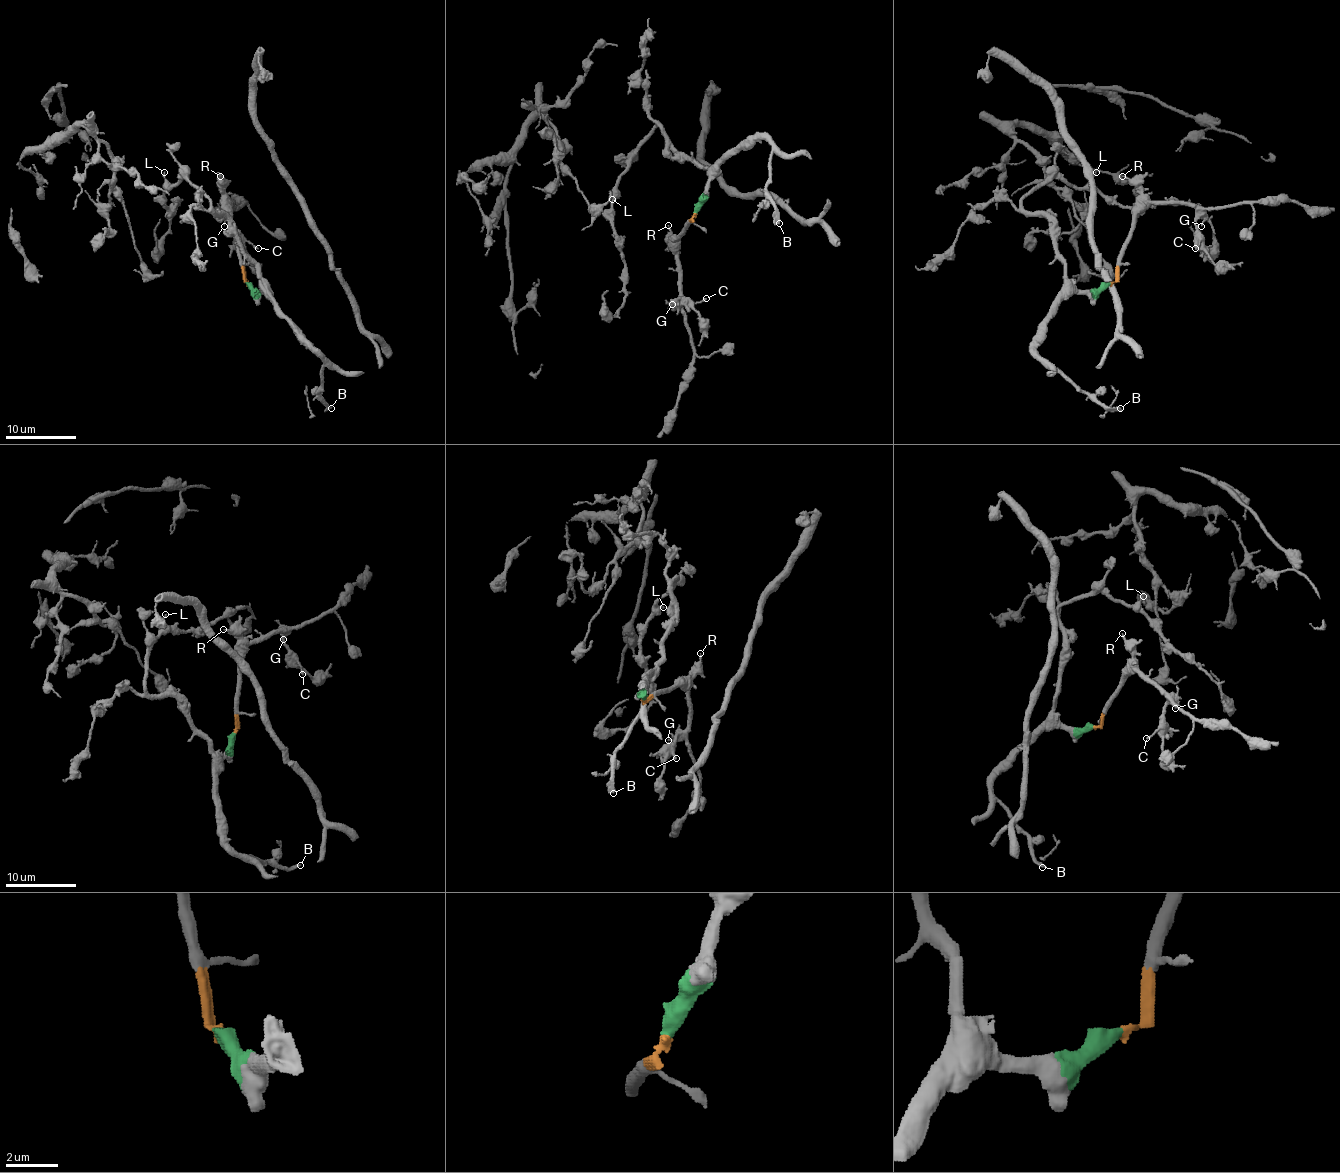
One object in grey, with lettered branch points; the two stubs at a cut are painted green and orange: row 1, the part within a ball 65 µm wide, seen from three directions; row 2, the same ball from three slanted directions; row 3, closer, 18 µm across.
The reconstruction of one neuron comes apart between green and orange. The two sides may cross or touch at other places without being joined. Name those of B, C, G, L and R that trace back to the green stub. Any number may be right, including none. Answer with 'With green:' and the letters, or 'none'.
With green: B, L

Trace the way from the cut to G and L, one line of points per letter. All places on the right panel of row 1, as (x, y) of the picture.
G: (1110, 284), (1116, 280), (1116, 268), (1132, 220), (1142, 209), (1151, 204), (1190, 204), (1203, 218), (1201, 225)
L: (1108, 284), (1078, 291), (1068, 278), (1050, 222), (1028, 213), (1021, 200), (1052, 179), (1082, 188), (1096, 172)

